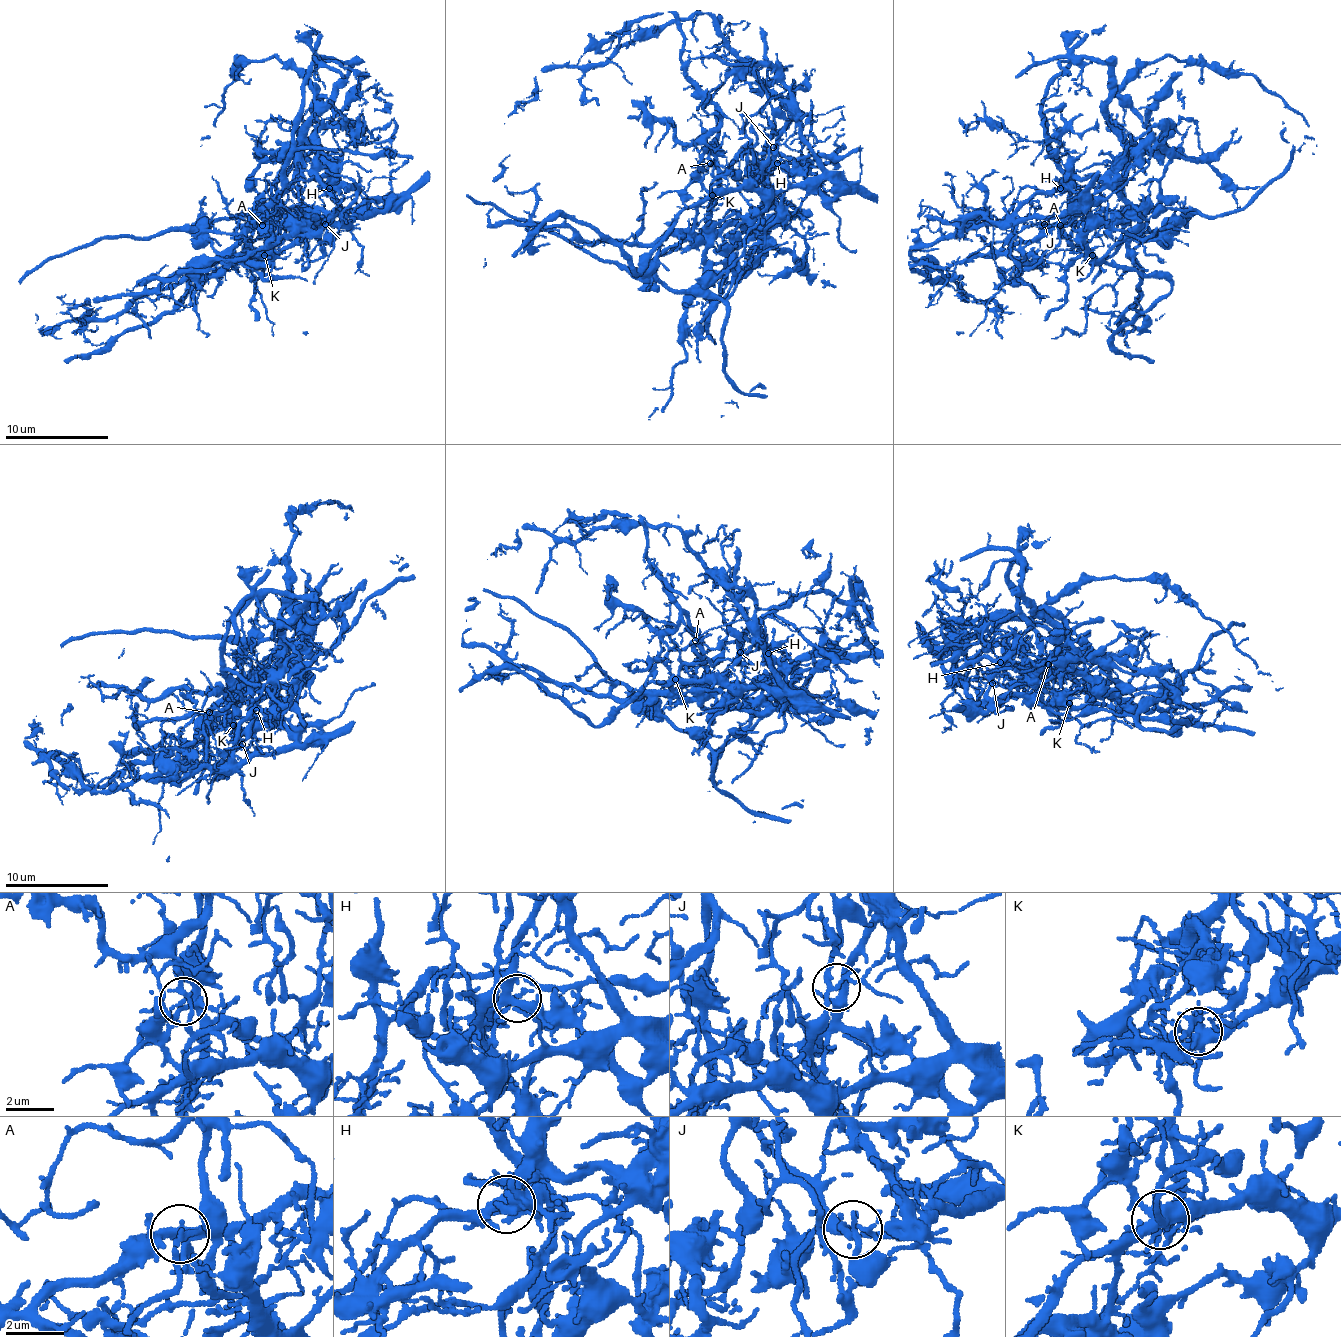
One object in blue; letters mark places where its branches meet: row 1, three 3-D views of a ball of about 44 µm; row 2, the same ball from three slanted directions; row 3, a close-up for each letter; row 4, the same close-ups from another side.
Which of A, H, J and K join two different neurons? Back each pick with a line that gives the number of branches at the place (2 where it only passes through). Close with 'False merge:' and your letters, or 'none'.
J: 4
K: 6
False merge: J, K

